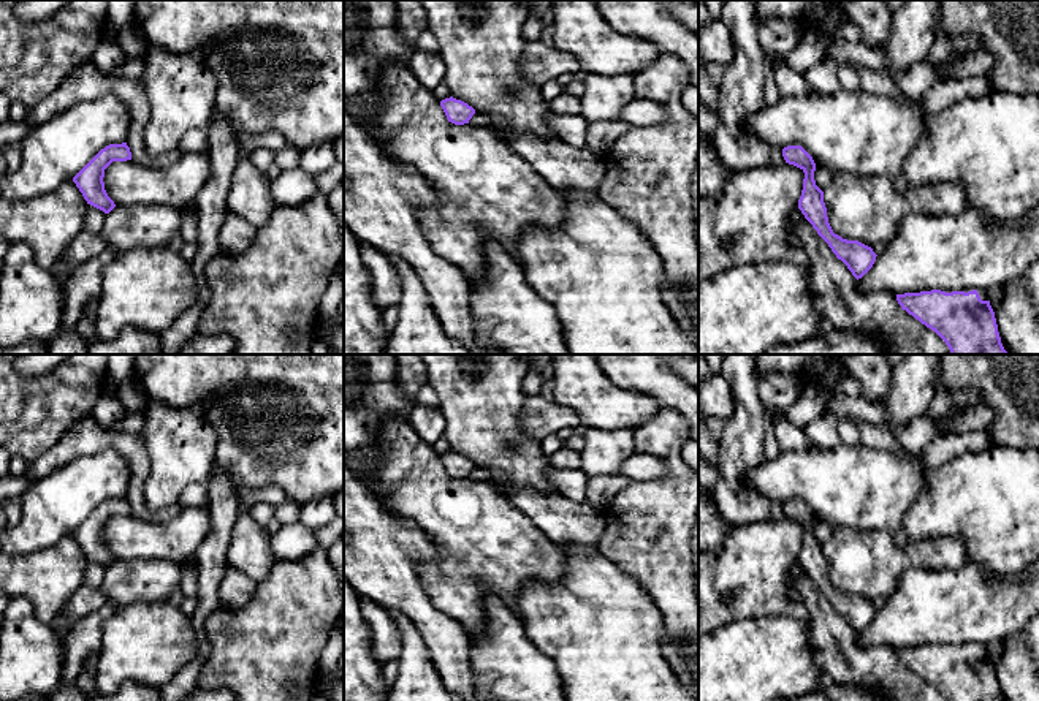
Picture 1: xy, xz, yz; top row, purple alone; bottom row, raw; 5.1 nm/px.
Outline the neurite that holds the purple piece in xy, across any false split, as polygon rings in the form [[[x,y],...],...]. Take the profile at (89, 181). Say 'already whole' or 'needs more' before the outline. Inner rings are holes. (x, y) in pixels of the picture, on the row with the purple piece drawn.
already whole | [[[127,142],[109,144],[101,149],[74,177],[73,182],[82,193],[87,204],[109,214],[116,204],[105,190],[105,169],[112,161],[131,160],[131,152]]]

